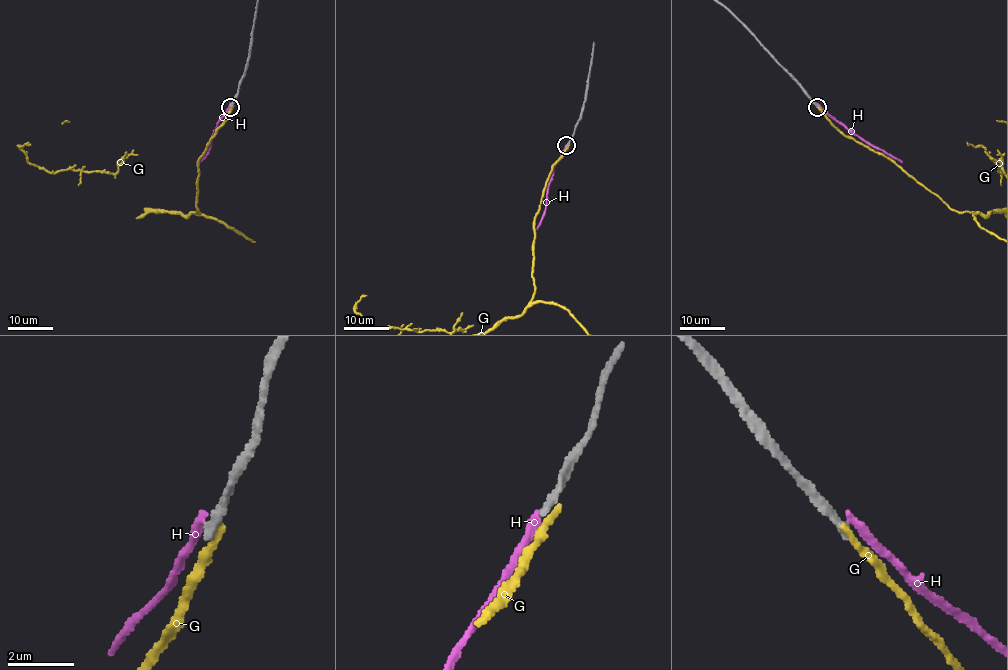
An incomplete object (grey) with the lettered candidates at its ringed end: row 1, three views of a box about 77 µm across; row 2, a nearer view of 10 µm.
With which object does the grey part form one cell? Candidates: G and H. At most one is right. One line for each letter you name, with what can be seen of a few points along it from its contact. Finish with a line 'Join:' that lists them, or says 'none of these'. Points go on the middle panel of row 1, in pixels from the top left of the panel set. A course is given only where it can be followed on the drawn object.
Join: none of these

